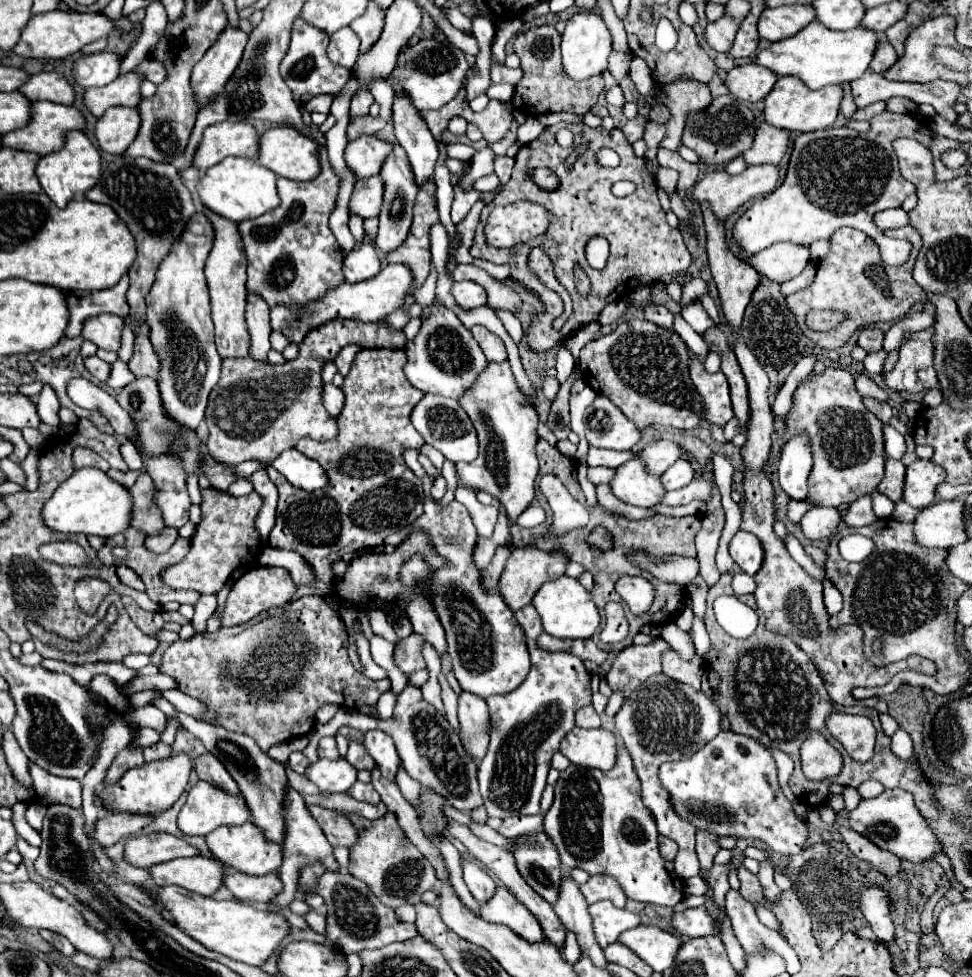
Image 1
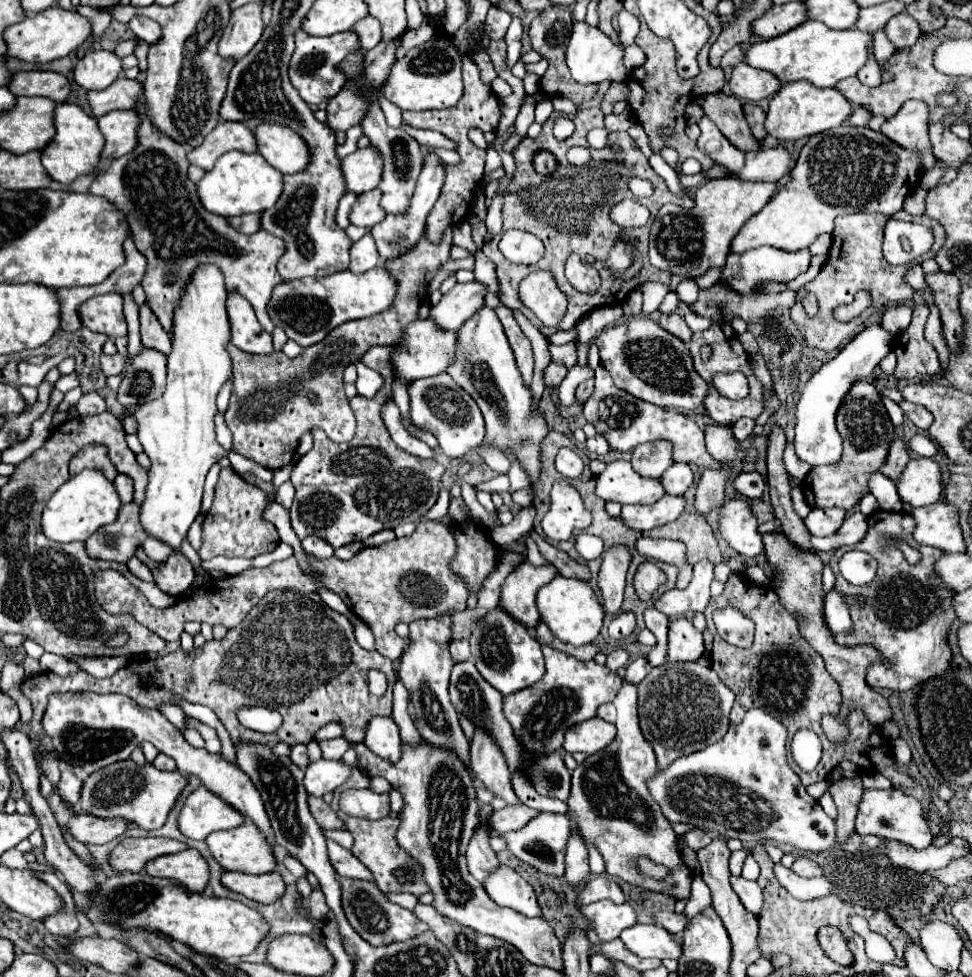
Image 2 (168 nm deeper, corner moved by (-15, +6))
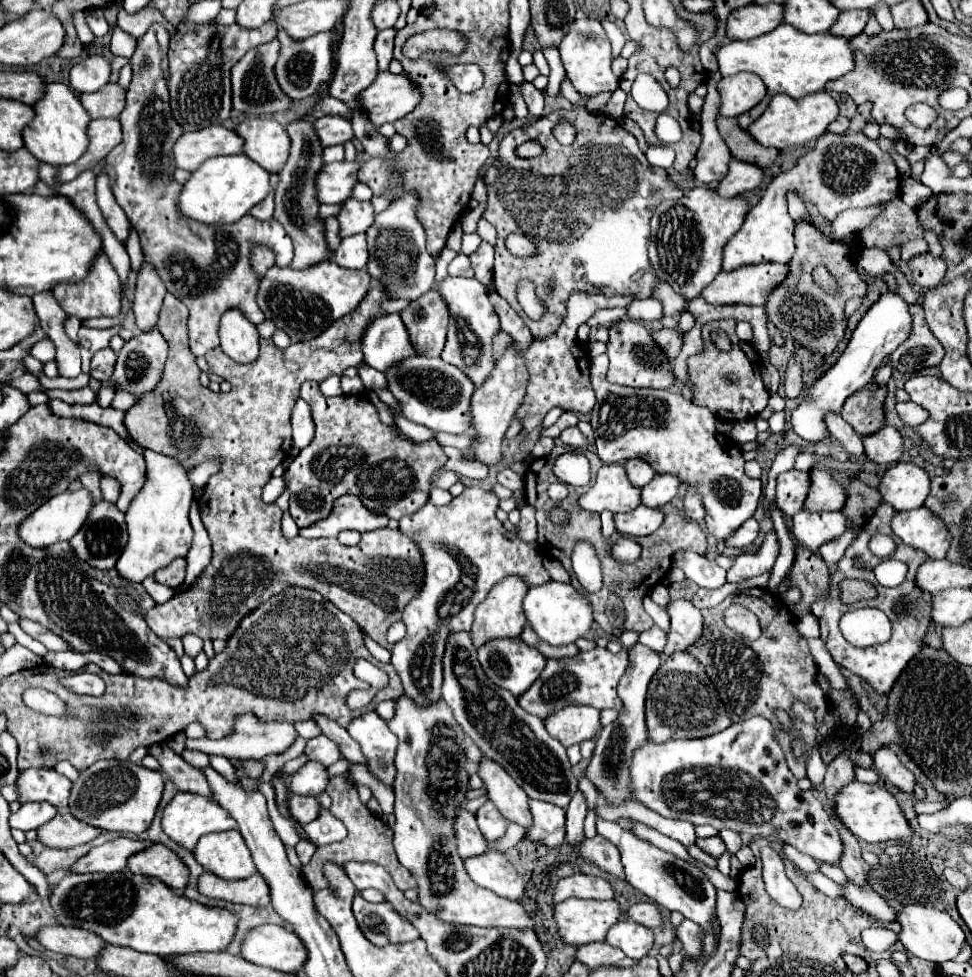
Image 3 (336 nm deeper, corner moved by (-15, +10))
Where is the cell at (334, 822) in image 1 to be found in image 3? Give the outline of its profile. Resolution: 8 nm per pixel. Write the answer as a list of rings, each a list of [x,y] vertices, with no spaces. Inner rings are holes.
[[[291,795],[287,799],[287,809],[291,813],[291,817],[305,825],[311,823],[317,815],[319,815],[319,801],[317,797],[305,797],[305,795]]]

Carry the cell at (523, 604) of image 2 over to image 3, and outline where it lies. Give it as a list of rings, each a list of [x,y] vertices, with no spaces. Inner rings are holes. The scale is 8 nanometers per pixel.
[[[507,577],[507,579],[499,581],[499,585],[495,585],[495,589],[491,589],[487,599],[475,609],[475,621],[473,621],[473,629],[471,629],[471,639],[473,639],[473,645],[477,649],[481,645],[485,645],[485,641],[505,639],[505,637],[519,637],[521,635],[523,625],[525,625],[521,601],[523,601],[525,593],[527,593],[527,583],[521,581],[519,577]]]

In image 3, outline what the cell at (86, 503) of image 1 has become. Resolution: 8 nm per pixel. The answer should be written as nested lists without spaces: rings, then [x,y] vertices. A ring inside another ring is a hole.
[[[85,489],[75,491],[75,493],[65,491],[61,495],[55,495],[49,501],[45,501],[39,509],[35,509],[29,517],[25,517],[21,521],[19,537],[21,537],[23,543],[27,543],[31,547],[37,547],[37,549],[49,547],[49,545],[59,543],[59,541],[69,541],[81,529],[81,525],[85,523],[91,507],[93,507],[93,503],[91,503],[91,497]]]

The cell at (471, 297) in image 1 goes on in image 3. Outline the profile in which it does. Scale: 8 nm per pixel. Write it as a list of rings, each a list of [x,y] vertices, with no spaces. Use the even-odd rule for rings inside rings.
[[[431,289],[423,297],[411,301],[399,315],[403,325],[407,325],[413,349],[419,355],[439,357],[447,333],[447,305],[439,293]]]

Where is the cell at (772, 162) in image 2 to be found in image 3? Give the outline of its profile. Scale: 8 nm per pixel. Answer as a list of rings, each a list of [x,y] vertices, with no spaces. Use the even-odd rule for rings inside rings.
[[[733,159],[729,163],[729,173],[715,187],[715,191],[721,197],[737,197],[747,191],[753,191],[761,183],[763,183],[763,169],[759,169],[757,165]]]

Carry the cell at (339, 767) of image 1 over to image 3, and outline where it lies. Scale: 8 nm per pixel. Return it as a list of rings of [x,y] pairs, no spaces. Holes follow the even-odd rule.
[[[307,761],[303,767],[299,767],[289,781],[289,789],[293,795],[321,795],[329,783],[327,771],[323,765],[315,761]]]

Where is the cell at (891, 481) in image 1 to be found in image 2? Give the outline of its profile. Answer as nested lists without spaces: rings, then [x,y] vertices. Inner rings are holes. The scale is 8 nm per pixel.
[[[895,439],[889,447],[889,457],[887,457],[887,465],[881,467],[881,473],[893,481],[897,481],[899,473],[903,473],[907,461],[909,461],[909,451],[907,445],[901,439]]]

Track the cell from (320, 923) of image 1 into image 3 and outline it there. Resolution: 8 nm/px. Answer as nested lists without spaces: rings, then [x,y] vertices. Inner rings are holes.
[[[347,773],[339,775],[339,777],[333,777],[325,789],[329,793],[329,797],[333,799],[333,805],[331,805],[331,813],[335,817],[339,817],[349,835],[345,837],[345,841],[339,841],[339,843],[331,843],[331,845],[323,845],[323,847],[317,847],[317,851],[313,853],[311,861],[307,865],[301,867],[301,873],[305,877],[305,881],[311,885],[313,891],[317,889],[327,889],[329,881],[325,879],[323,875],[323,865],[327,861],[343,867],[343,863],[347,861],[373,861],[373,863],[379,863],[381,867],[385,867],[389,871],[389,875],[393,877],[397,889],[405,891],[405,889],[415,889],[415,879],[411,877],[411,873],[407,873],[407,869],[403,869],[403,865],[399,865],[399,859],[395,857],[395,849],[393,849],[393,831],[377,817],[373,815],[361,801],[359,801],[359,795],[357,795],[357,789],[355,789],[355,783],[349,779]]]

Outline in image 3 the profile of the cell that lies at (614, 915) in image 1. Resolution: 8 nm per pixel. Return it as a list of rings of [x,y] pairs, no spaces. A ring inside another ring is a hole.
[[[567,899],[555,905],[553,911],[559,937],[565,945],[581,947],[585,943],[603,941],[609,927],[621,917],[619,903],[611,901],[585,901]]]

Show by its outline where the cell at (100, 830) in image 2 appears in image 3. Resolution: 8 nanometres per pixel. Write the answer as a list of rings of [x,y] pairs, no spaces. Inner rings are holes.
[[[57,813],[49,823],[37,829],[37,839],[45,847],[53,849],[71,849],[93,841],[101,831],[81,823],[71,813]]]

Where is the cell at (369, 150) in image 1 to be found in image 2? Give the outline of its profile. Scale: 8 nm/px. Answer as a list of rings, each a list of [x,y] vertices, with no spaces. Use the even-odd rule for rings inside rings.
[[[371,147],[357,149],[349,157],[345,157],[341,165],[347,191],[353,191],[357,195],[375,189],[379,185],[379,177],[383,177],[383,157],[379,157],[379,153],[375,153],[375,149]]]

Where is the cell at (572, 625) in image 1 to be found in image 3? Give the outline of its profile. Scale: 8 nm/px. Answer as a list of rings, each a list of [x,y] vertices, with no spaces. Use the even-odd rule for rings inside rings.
[[[549,581],[547,585],[529,589],[523,599],[523,611],[525,611],[527,623],[539,635],[539,639],[543,639],[549,645],[575,643],[591,629],[591,623],[593,623],[593,613],[587,597],[577,593],[569,583],[559,583],[559,581]]]

